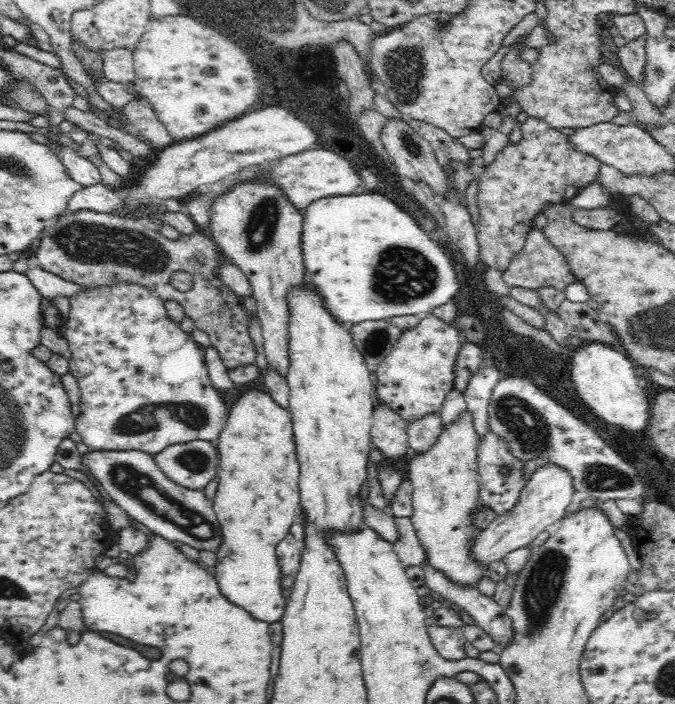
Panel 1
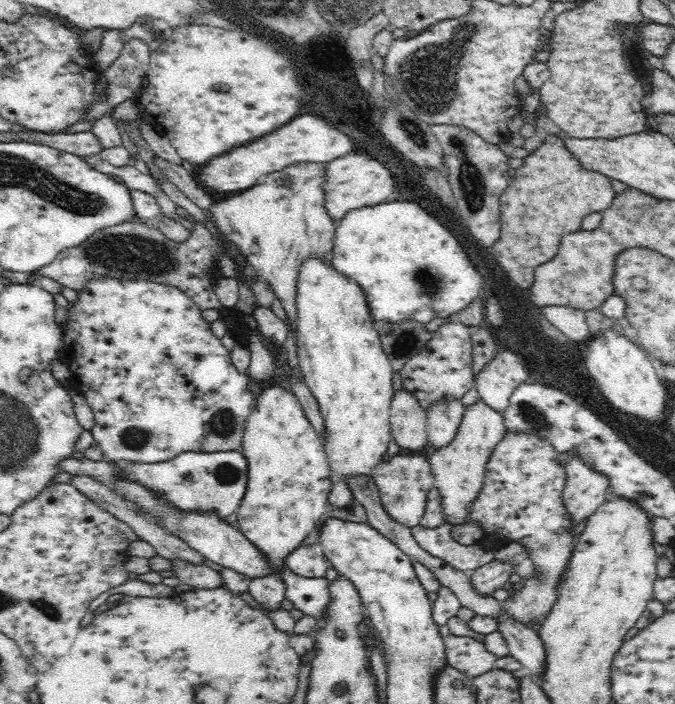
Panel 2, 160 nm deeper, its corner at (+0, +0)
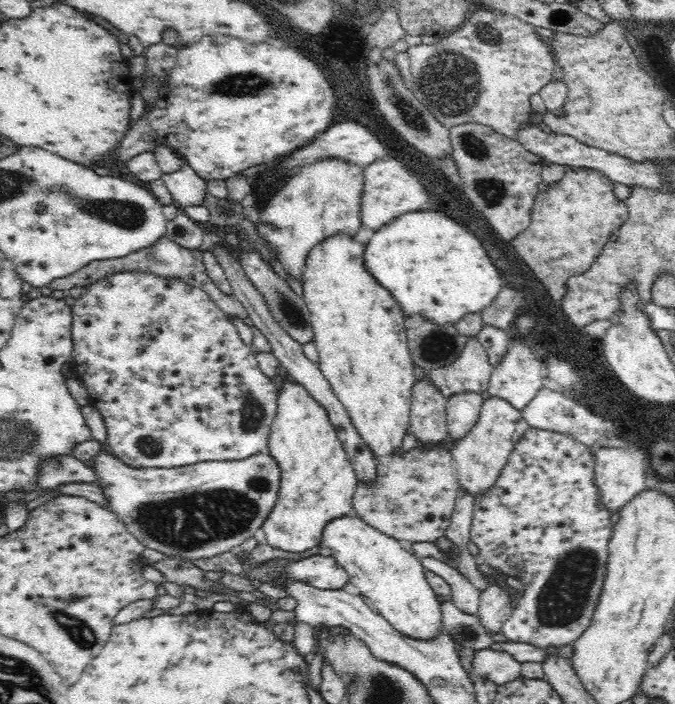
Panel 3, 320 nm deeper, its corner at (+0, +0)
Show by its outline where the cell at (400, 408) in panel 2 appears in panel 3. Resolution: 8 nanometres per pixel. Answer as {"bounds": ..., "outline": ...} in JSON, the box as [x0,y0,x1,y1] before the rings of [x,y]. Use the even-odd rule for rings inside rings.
{"bounds":[409,380,448,443],"outline":[[[431,380],[416,381],[412,389],[409,432],[423,443],[448,438],[448,399]]]}

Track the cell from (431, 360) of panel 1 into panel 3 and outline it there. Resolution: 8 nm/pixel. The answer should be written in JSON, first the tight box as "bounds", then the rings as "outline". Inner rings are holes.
{"bounds":[430,337,495,396],"outline":[[[475,337],[466,346],[456,366],[430,370],[430,380],[444,396],[487,390],[495,365],[489,361],[485,348]]]}

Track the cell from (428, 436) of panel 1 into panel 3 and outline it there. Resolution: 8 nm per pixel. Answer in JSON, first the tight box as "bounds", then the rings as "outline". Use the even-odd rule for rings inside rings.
{"bounds":[446,392,484,439],"outline":[[[476,392],[449,397],[446,416],[448,432],[452,438],[460,439],[476,424],[484,401],[482,395]]]}

